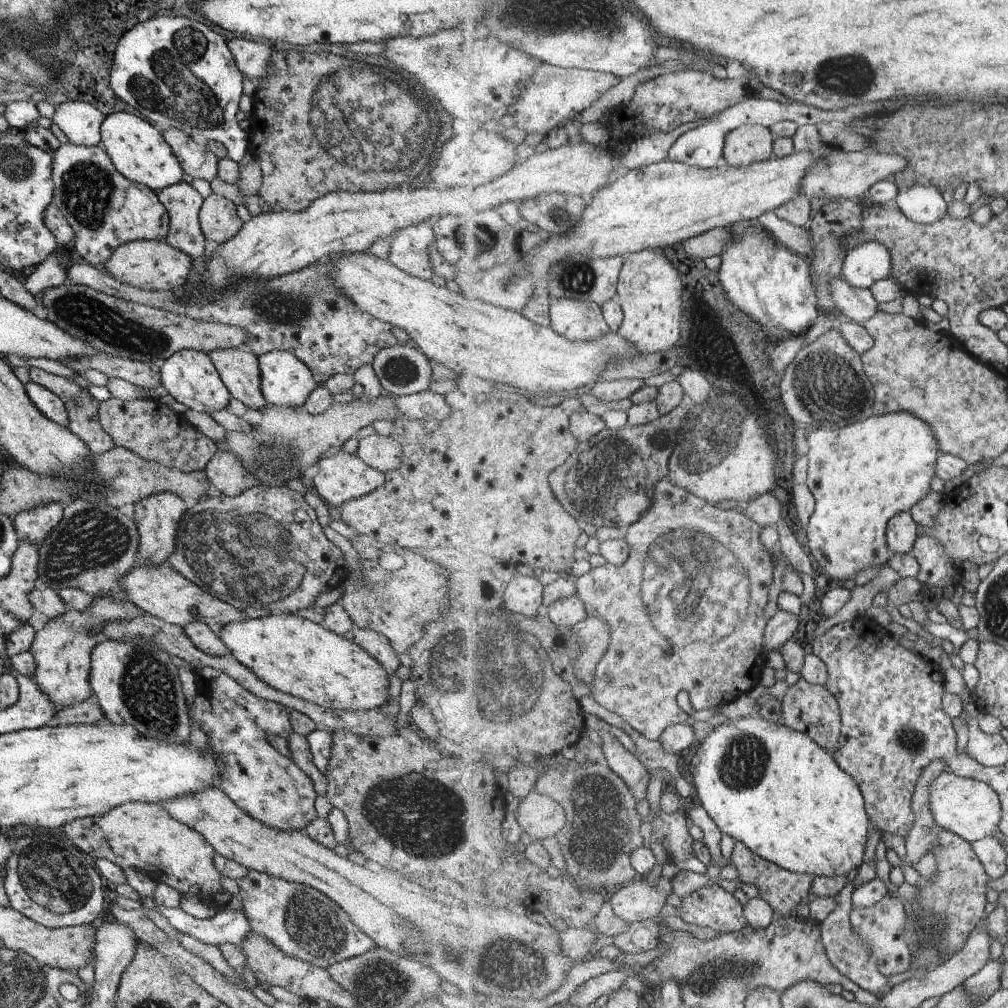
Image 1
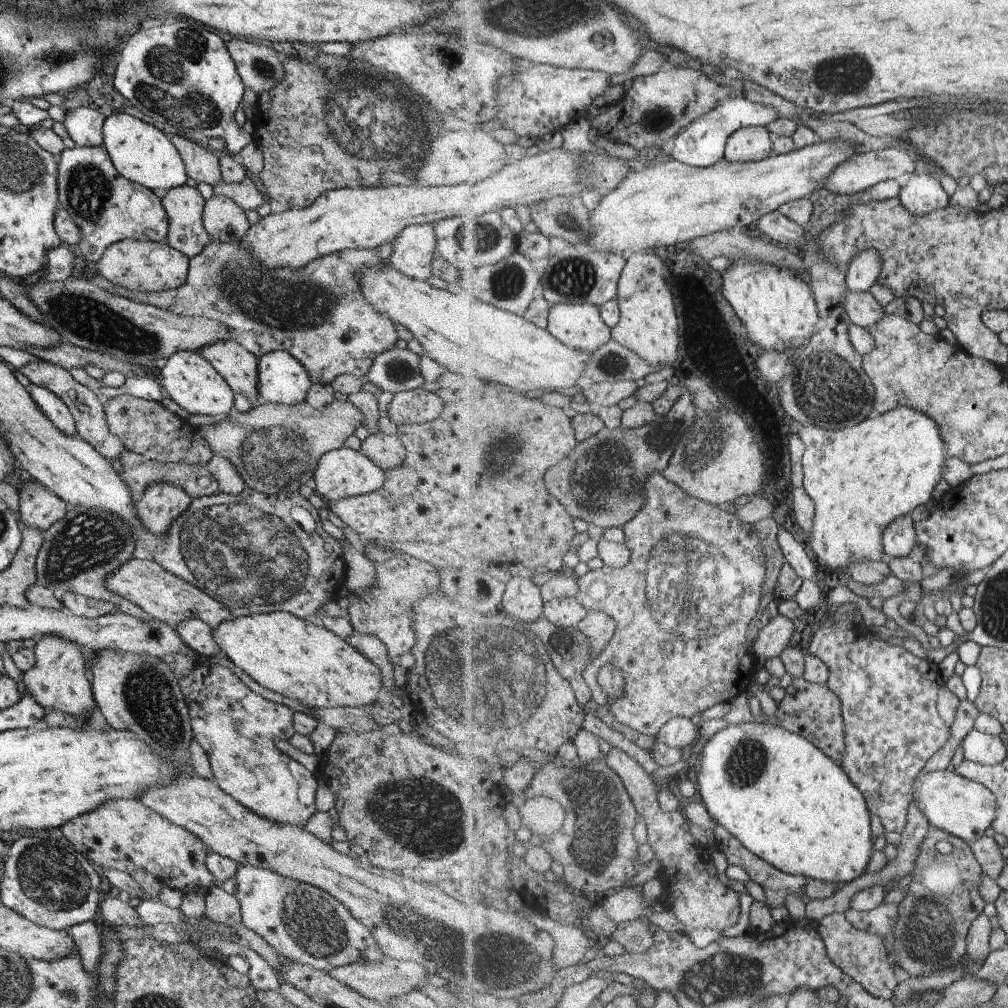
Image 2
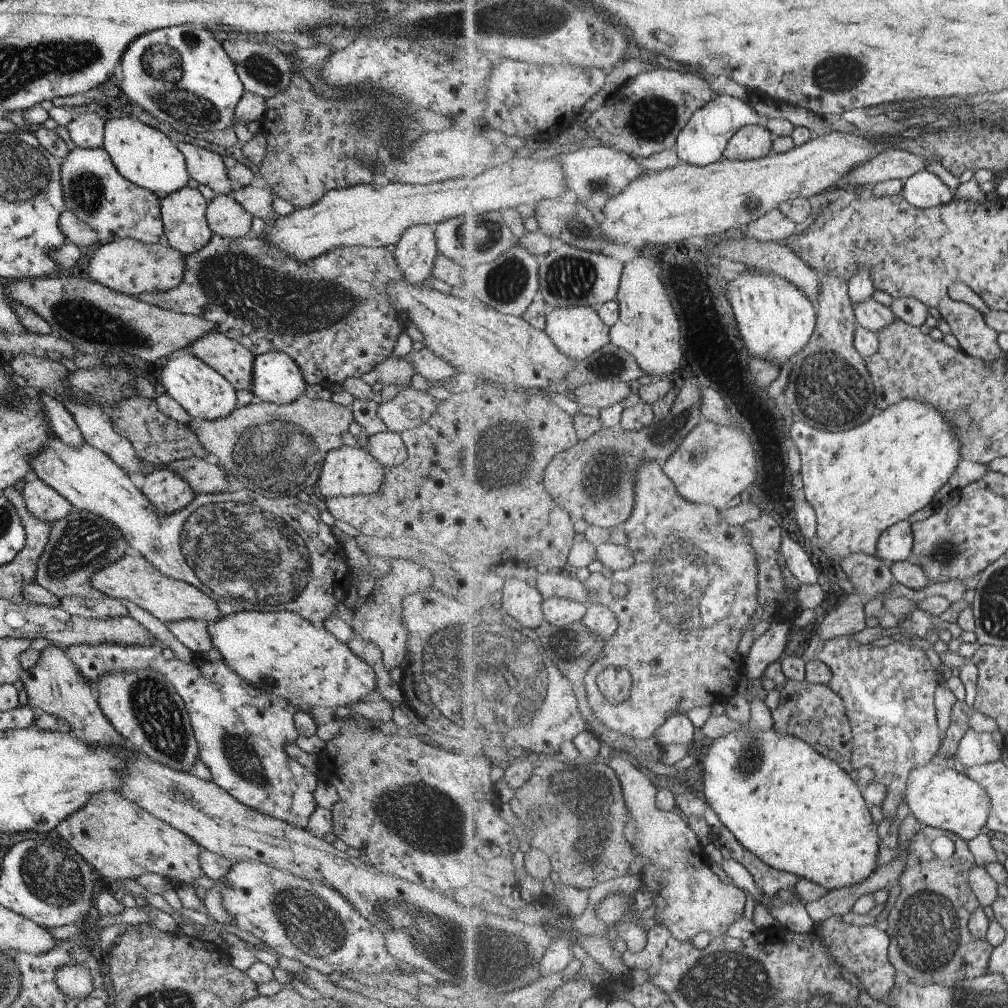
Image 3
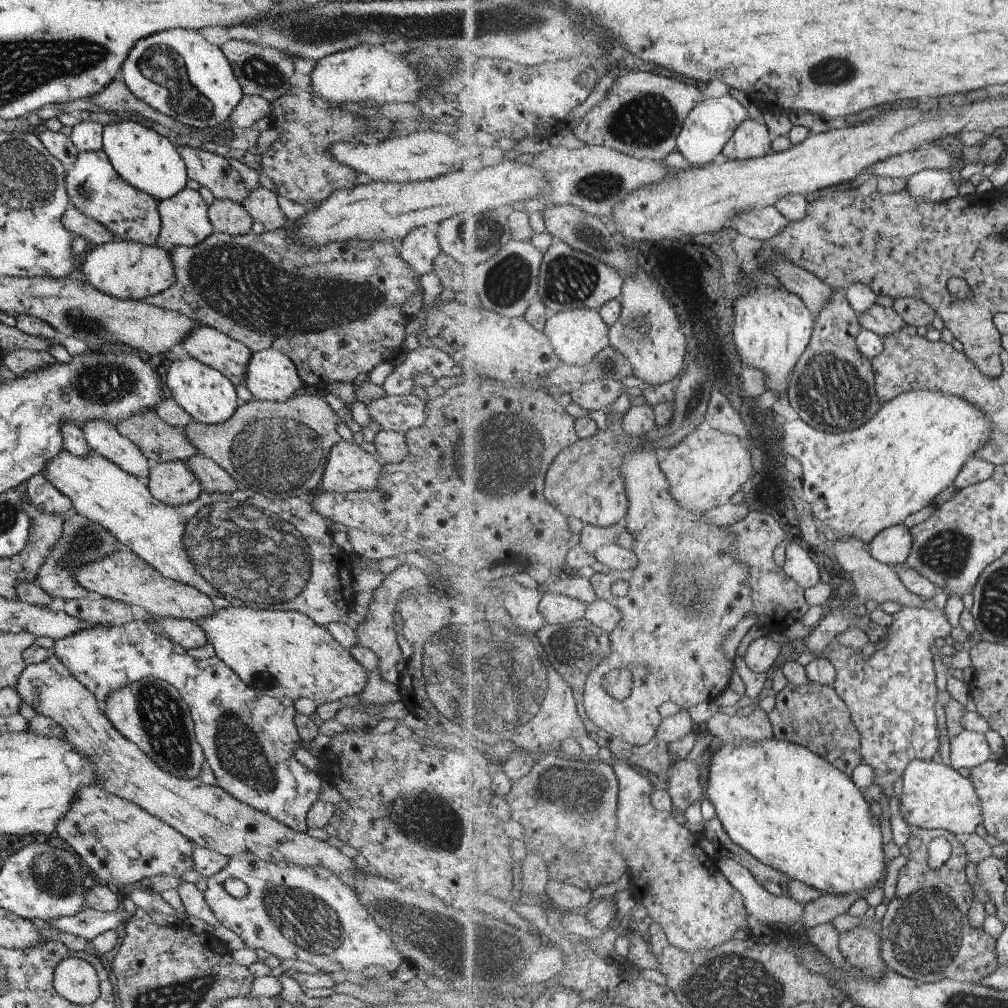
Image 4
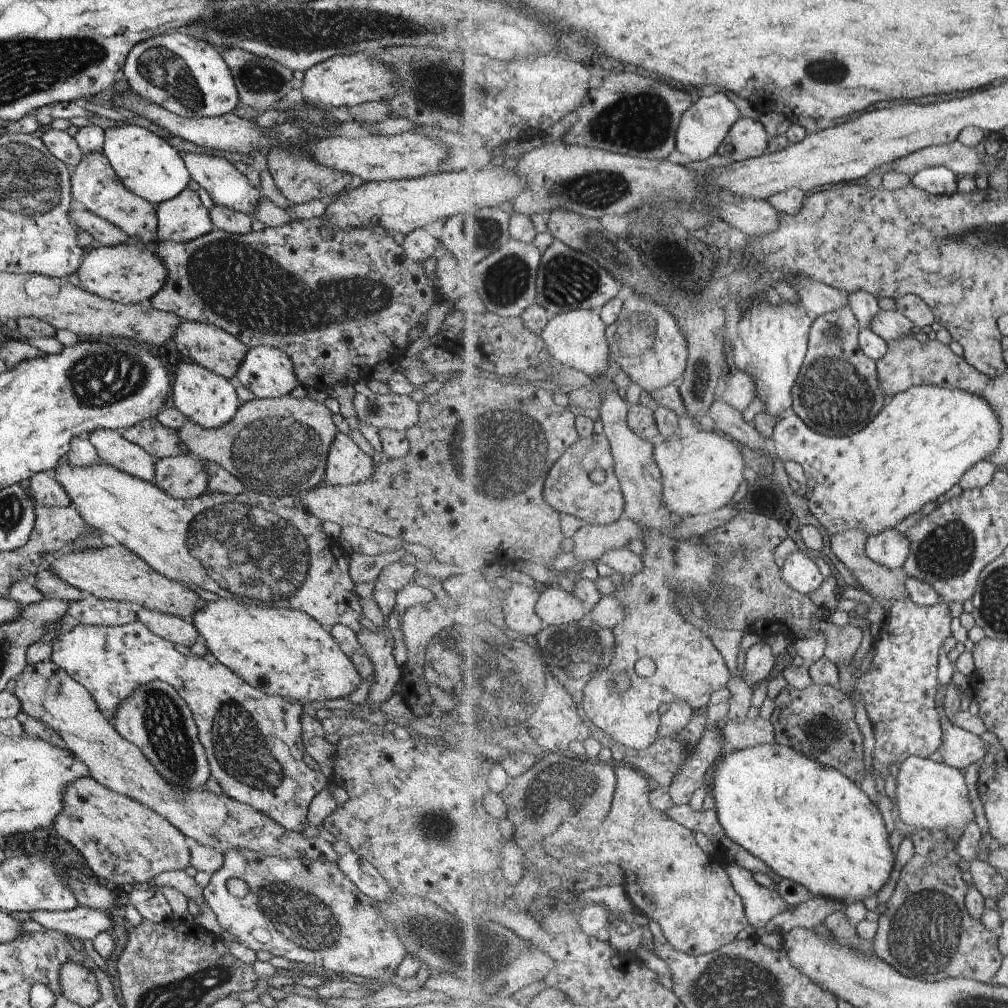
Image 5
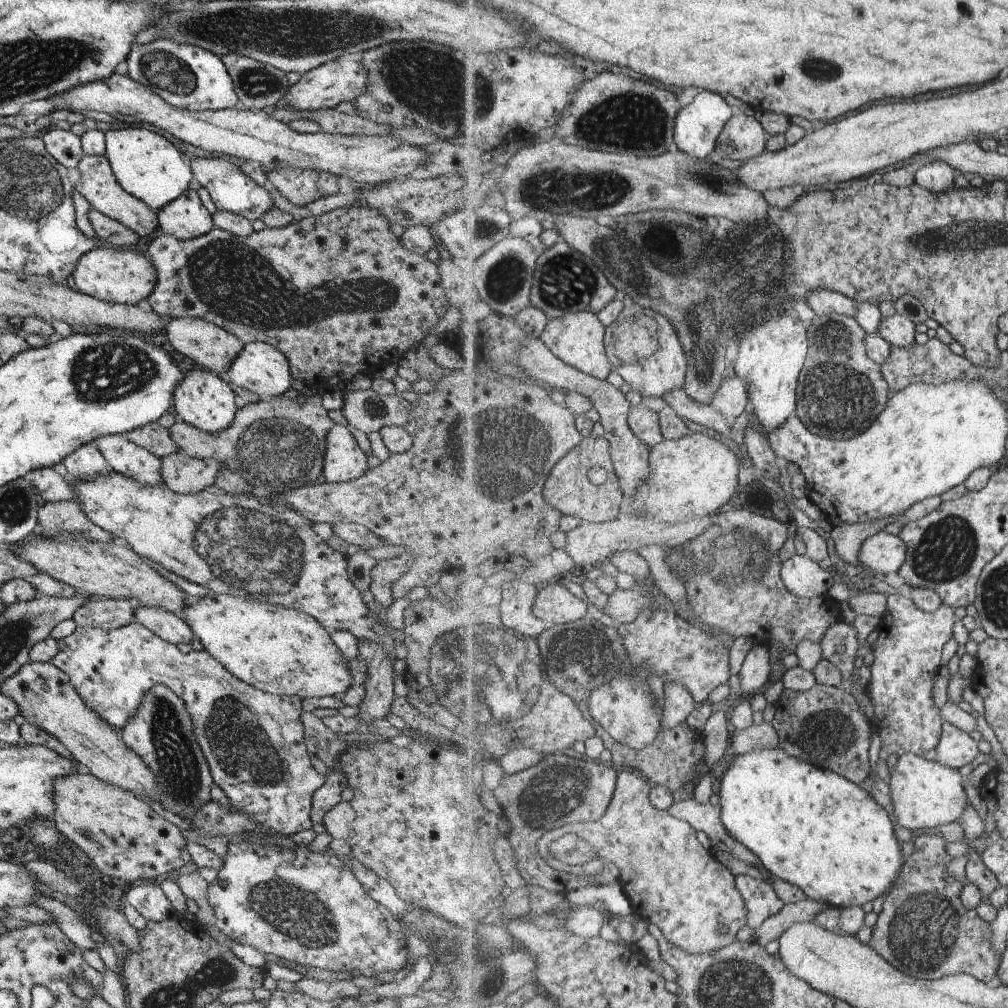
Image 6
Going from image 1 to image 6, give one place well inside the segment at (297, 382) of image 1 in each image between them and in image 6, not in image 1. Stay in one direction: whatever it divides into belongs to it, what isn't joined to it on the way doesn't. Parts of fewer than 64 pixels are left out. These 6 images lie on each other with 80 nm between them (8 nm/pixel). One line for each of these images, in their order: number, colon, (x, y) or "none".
2: (281, 379)
3: (276, 379)
4: (269, 375)
5: (267, 372)
6: (259, 368)

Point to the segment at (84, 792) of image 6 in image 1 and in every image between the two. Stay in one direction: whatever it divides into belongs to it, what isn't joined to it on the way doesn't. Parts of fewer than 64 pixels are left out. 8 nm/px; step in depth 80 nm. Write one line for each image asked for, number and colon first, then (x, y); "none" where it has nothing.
1: (142, 836)
2: (124, 834)
3: (118, 839)
4: (120, 843)
5: (122, 841)

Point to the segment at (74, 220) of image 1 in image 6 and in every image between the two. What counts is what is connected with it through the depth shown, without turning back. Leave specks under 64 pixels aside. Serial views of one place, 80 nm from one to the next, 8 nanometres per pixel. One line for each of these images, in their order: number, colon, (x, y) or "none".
2: (107, 208)
3: (92, 189)
4: (93, 187)
5: (93, 183)
6: (97, 185)

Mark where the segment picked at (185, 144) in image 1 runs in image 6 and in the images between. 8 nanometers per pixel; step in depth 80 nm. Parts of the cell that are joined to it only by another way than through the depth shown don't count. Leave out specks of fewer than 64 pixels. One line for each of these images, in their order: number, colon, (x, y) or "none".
2: (201, 164)
3: (205, 167)
4: (210, 170)
5: (226, 186)
6: (229, 188)

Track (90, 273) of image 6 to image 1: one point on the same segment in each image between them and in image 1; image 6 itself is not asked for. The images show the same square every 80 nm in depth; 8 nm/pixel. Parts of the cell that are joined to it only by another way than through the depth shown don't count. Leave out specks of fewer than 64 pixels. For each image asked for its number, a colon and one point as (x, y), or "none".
1: (150, 265)
2: (148, 266)
3: (127, 266)
4: (124, 269)
5: (127, 273)

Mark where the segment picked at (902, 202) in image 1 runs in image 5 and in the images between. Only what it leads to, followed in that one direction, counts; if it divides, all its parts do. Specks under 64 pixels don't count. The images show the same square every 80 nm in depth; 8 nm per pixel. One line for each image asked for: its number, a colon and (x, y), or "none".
2: (923, 194)
3: (924, 190)
4: (931, 185)
5: (938, 181)

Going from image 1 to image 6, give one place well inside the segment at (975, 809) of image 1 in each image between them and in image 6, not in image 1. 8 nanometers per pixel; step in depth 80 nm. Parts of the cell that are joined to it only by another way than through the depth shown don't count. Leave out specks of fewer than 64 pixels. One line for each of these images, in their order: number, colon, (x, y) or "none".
2: (958, 805)
3: (941, 797)
4: (936, 796)
5: (931, 795)
6: (926, 794)

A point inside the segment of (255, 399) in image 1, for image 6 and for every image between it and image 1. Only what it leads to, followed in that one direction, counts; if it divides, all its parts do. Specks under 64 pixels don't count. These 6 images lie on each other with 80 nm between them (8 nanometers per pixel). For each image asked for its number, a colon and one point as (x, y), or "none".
2: (238, 368)
3: (233, 361)
4: (209, 346)
5: (216, 350)
6: (208, 345)

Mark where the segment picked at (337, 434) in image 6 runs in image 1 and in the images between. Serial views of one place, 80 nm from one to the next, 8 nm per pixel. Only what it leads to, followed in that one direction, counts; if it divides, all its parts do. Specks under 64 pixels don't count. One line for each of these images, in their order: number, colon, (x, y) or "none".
1: (341, 478)
2: (340, 473)
3: (345, 471)
4: (349, 468)
5: (346, 464)

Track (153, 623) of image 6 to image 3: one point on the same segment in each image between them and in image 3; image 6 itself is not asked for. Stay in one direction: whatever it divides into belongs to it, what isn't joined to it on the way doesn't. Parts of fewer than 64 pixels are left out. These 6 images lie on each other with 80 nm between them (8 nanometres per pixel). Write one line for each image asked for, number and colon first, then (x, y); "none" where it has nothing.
3: (193, 634)
4: (188, 634)
5: (174, 629)

